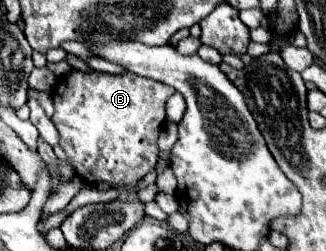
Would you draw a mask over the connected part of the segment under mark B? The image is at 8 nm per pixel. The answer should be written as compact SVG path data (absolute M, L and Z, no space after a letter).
M78 72L66 74L54 86L52 98L56 114L52 122L60 132L62 150L74 160L78 176L88 184L118 184L118 182L136 182L148 174L158 160L158 134L160 126L166 120L166 100L174 94L170 86L164 86L156 80L124 72L124 74L104 74L104 72Z

